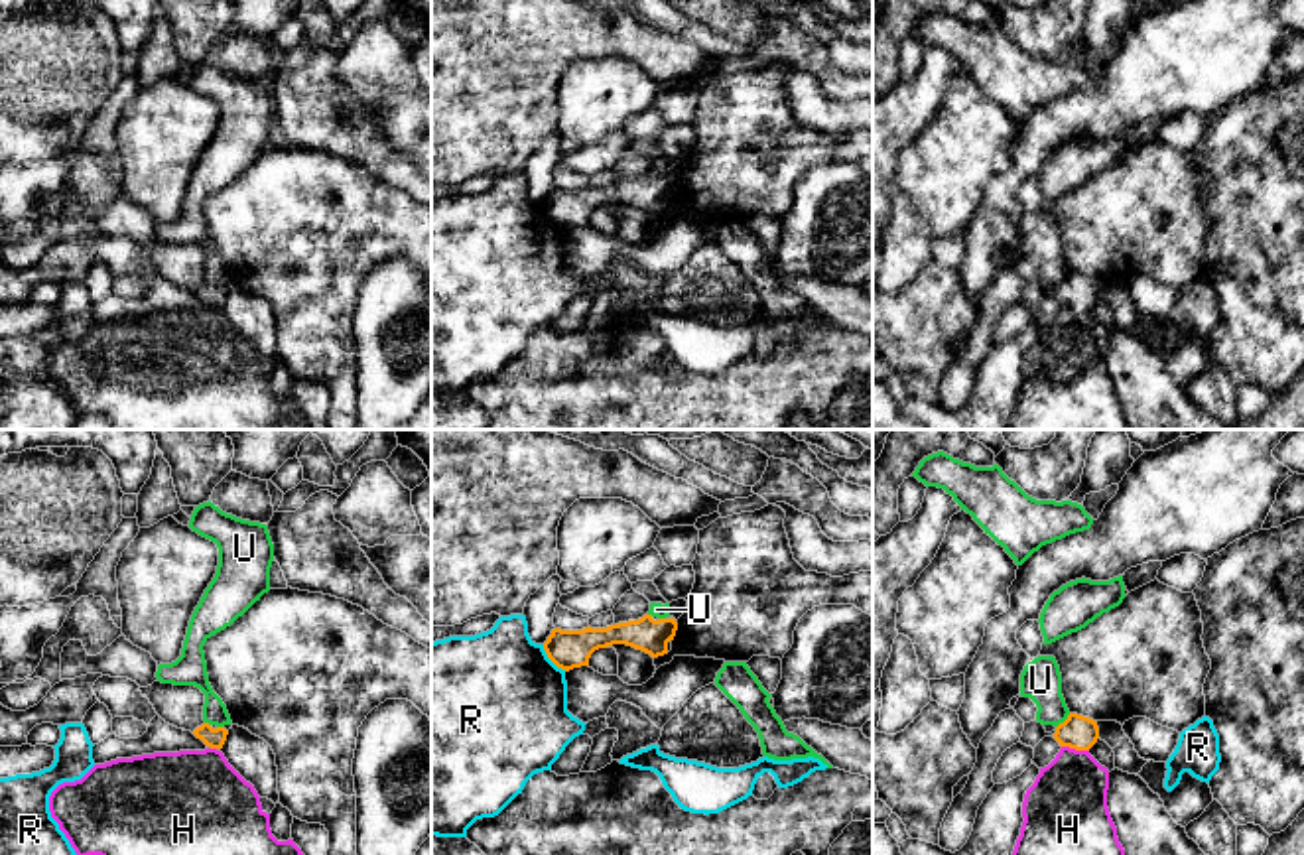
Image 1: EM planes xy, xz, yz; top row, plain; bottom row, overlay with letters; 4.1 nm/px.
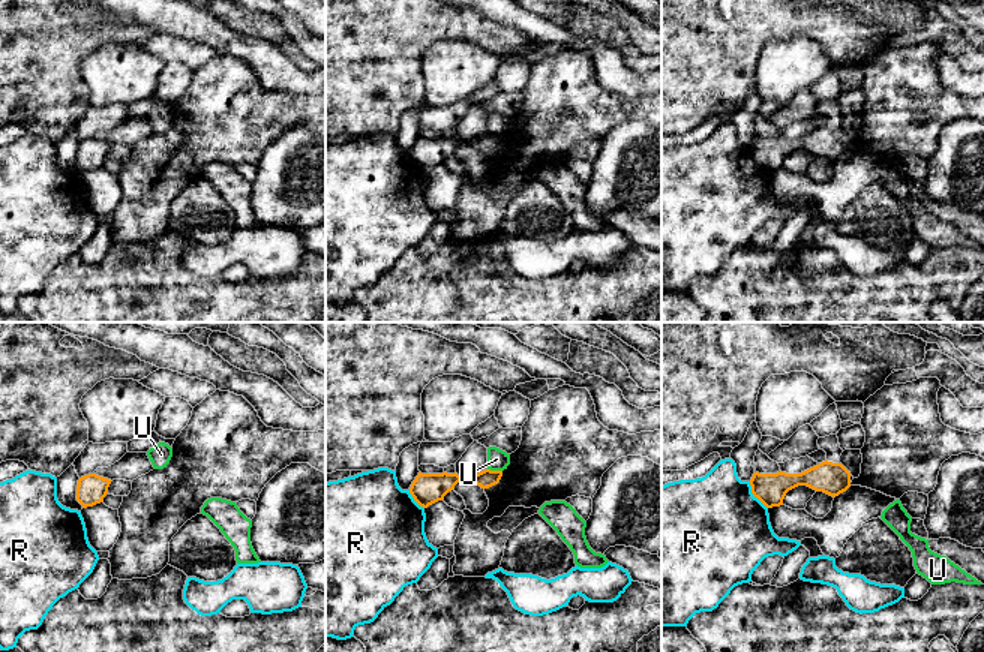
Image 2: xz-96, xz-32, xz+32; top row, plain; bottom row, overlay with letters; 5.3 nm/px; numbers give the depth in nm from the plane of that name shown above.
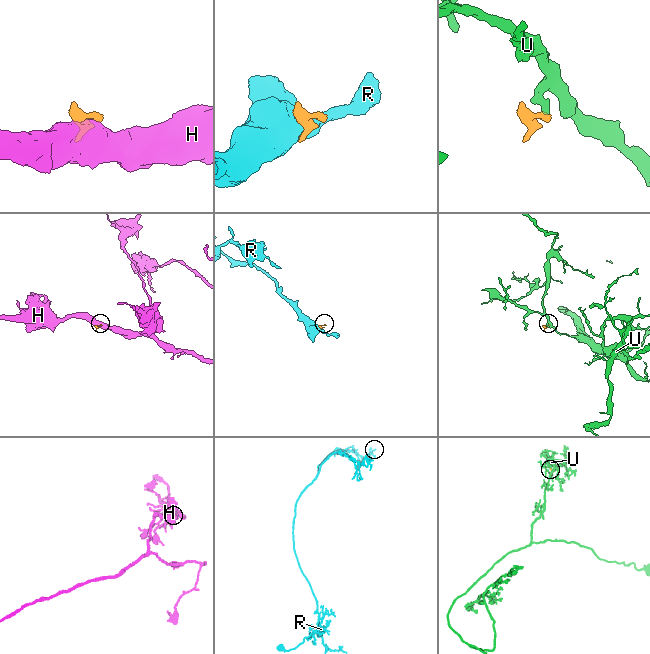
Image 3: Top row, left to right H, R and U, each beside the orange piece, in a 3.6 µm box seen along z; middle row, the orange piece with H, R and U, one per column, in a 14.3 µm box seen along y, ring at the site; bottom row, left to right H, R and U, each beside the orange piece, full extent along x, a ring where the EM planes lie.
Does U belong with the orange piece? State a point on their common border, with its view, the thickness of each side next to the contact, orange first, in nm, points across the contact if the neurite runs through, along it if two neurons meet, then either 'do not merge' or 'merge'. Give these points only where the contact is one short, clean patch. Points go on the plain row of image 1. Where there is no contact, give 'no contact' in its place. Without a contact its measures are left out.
meets orange in yz at (1064, 280); 140 nm thick on the orange side, 170 nm on the other; border along yz (1070, 272), (1056, 286); do not merge

